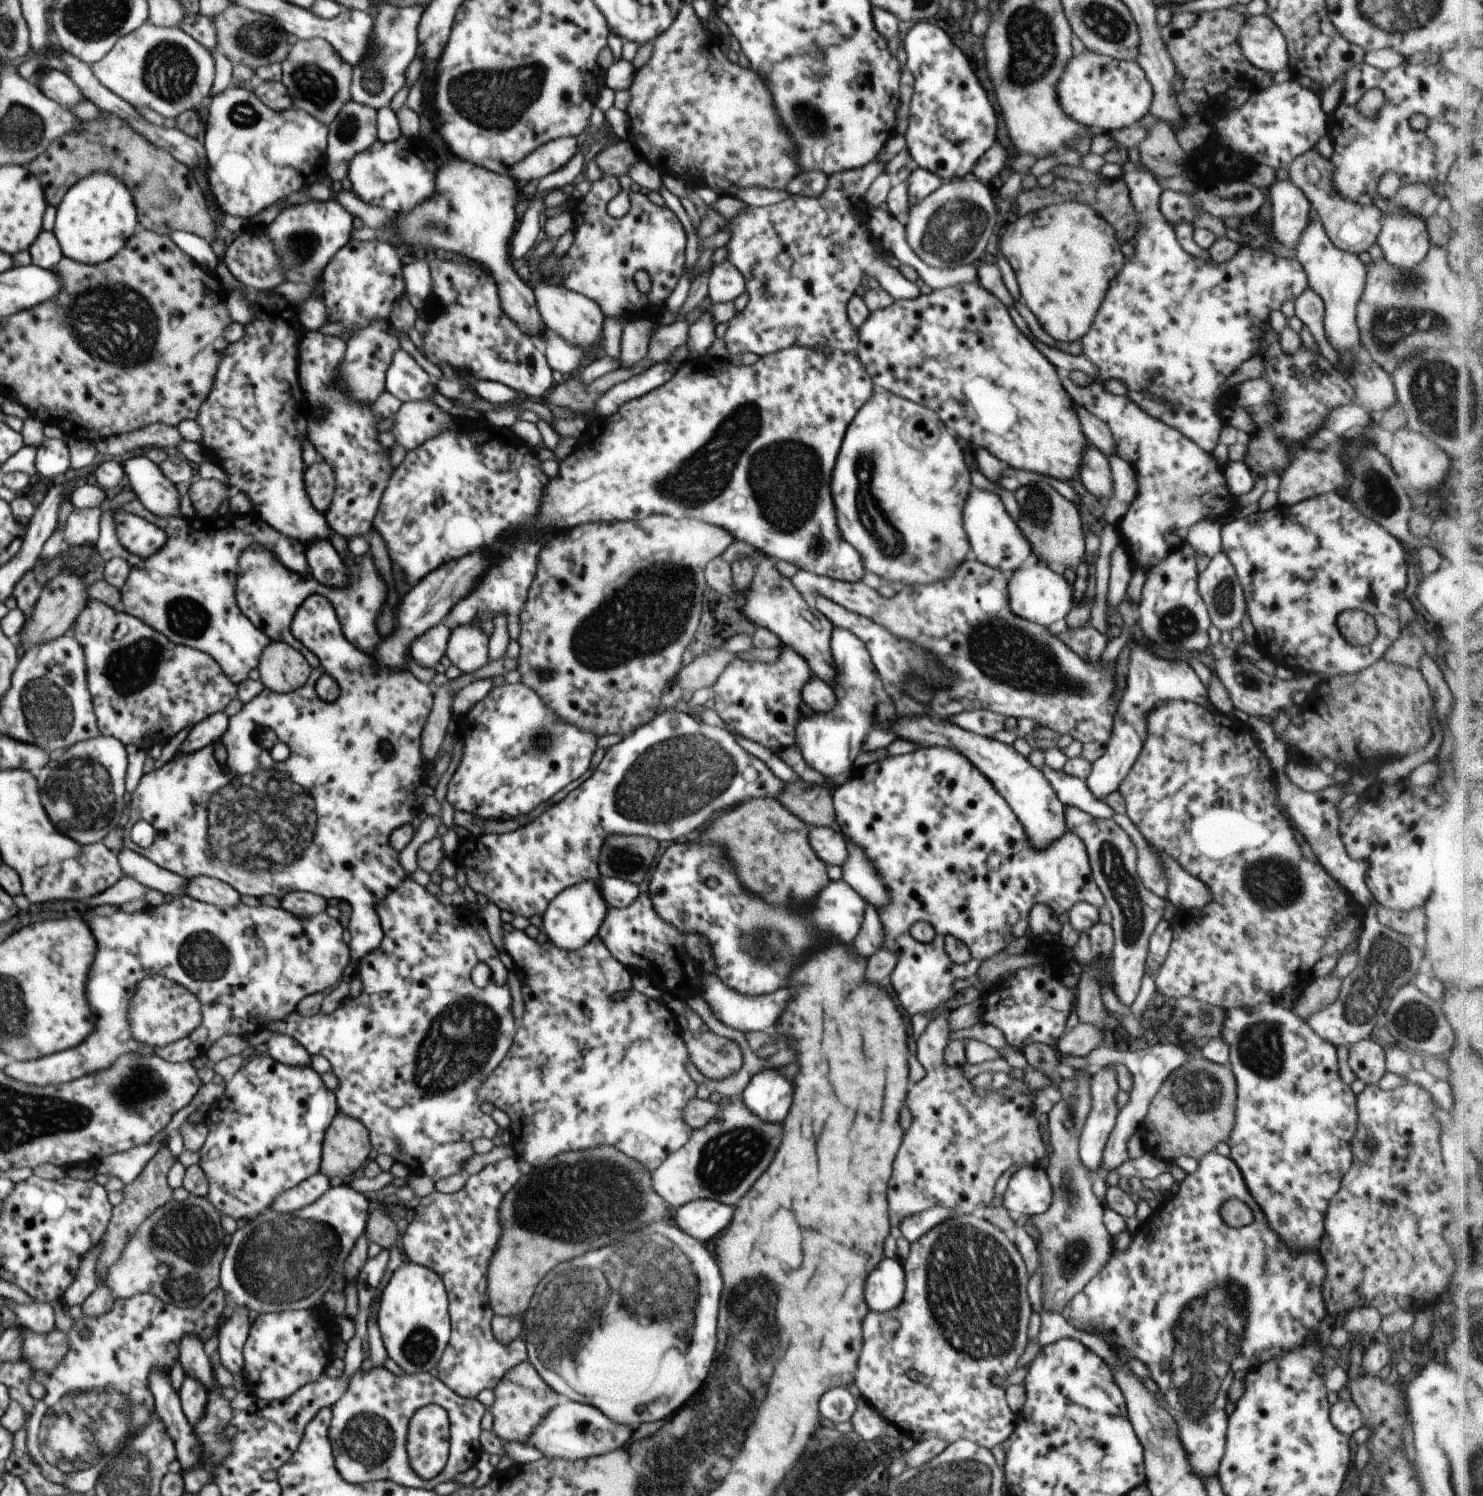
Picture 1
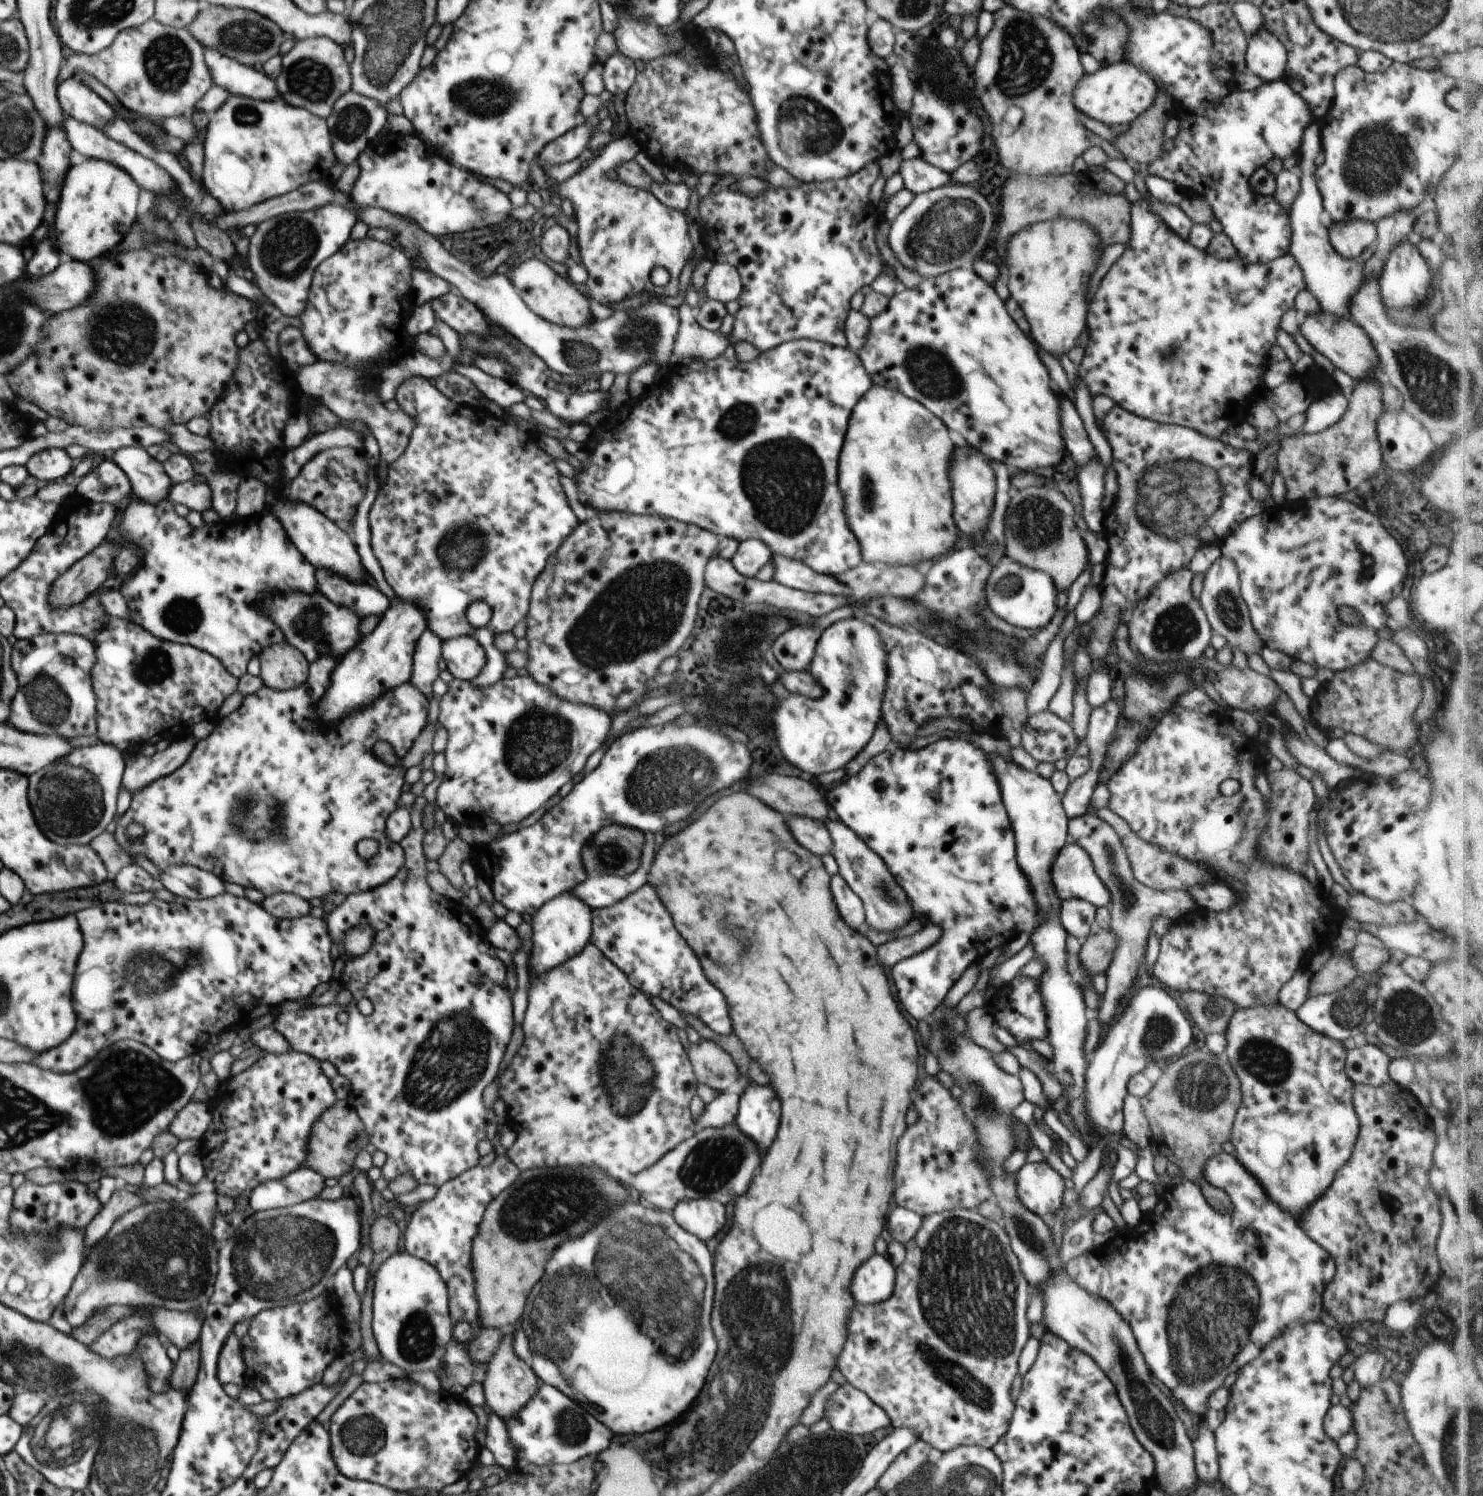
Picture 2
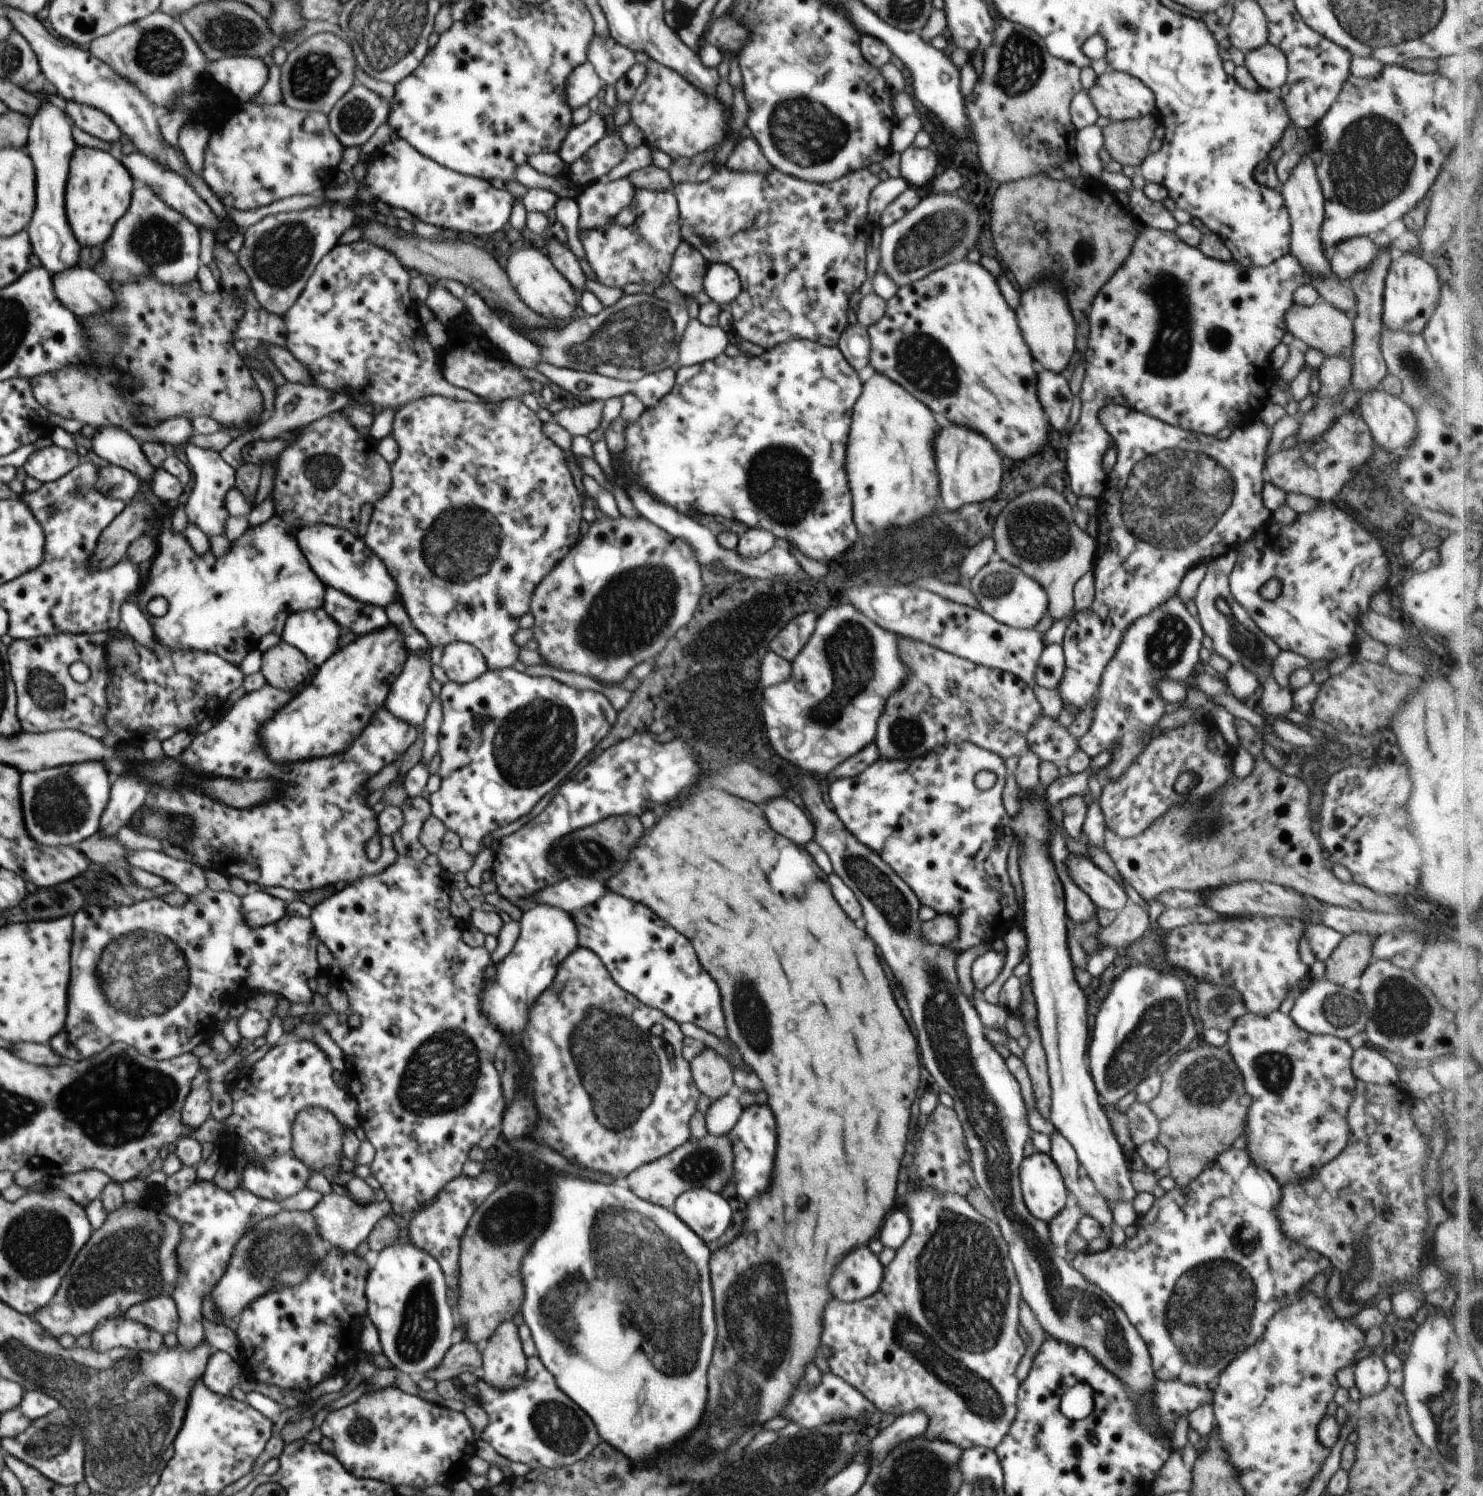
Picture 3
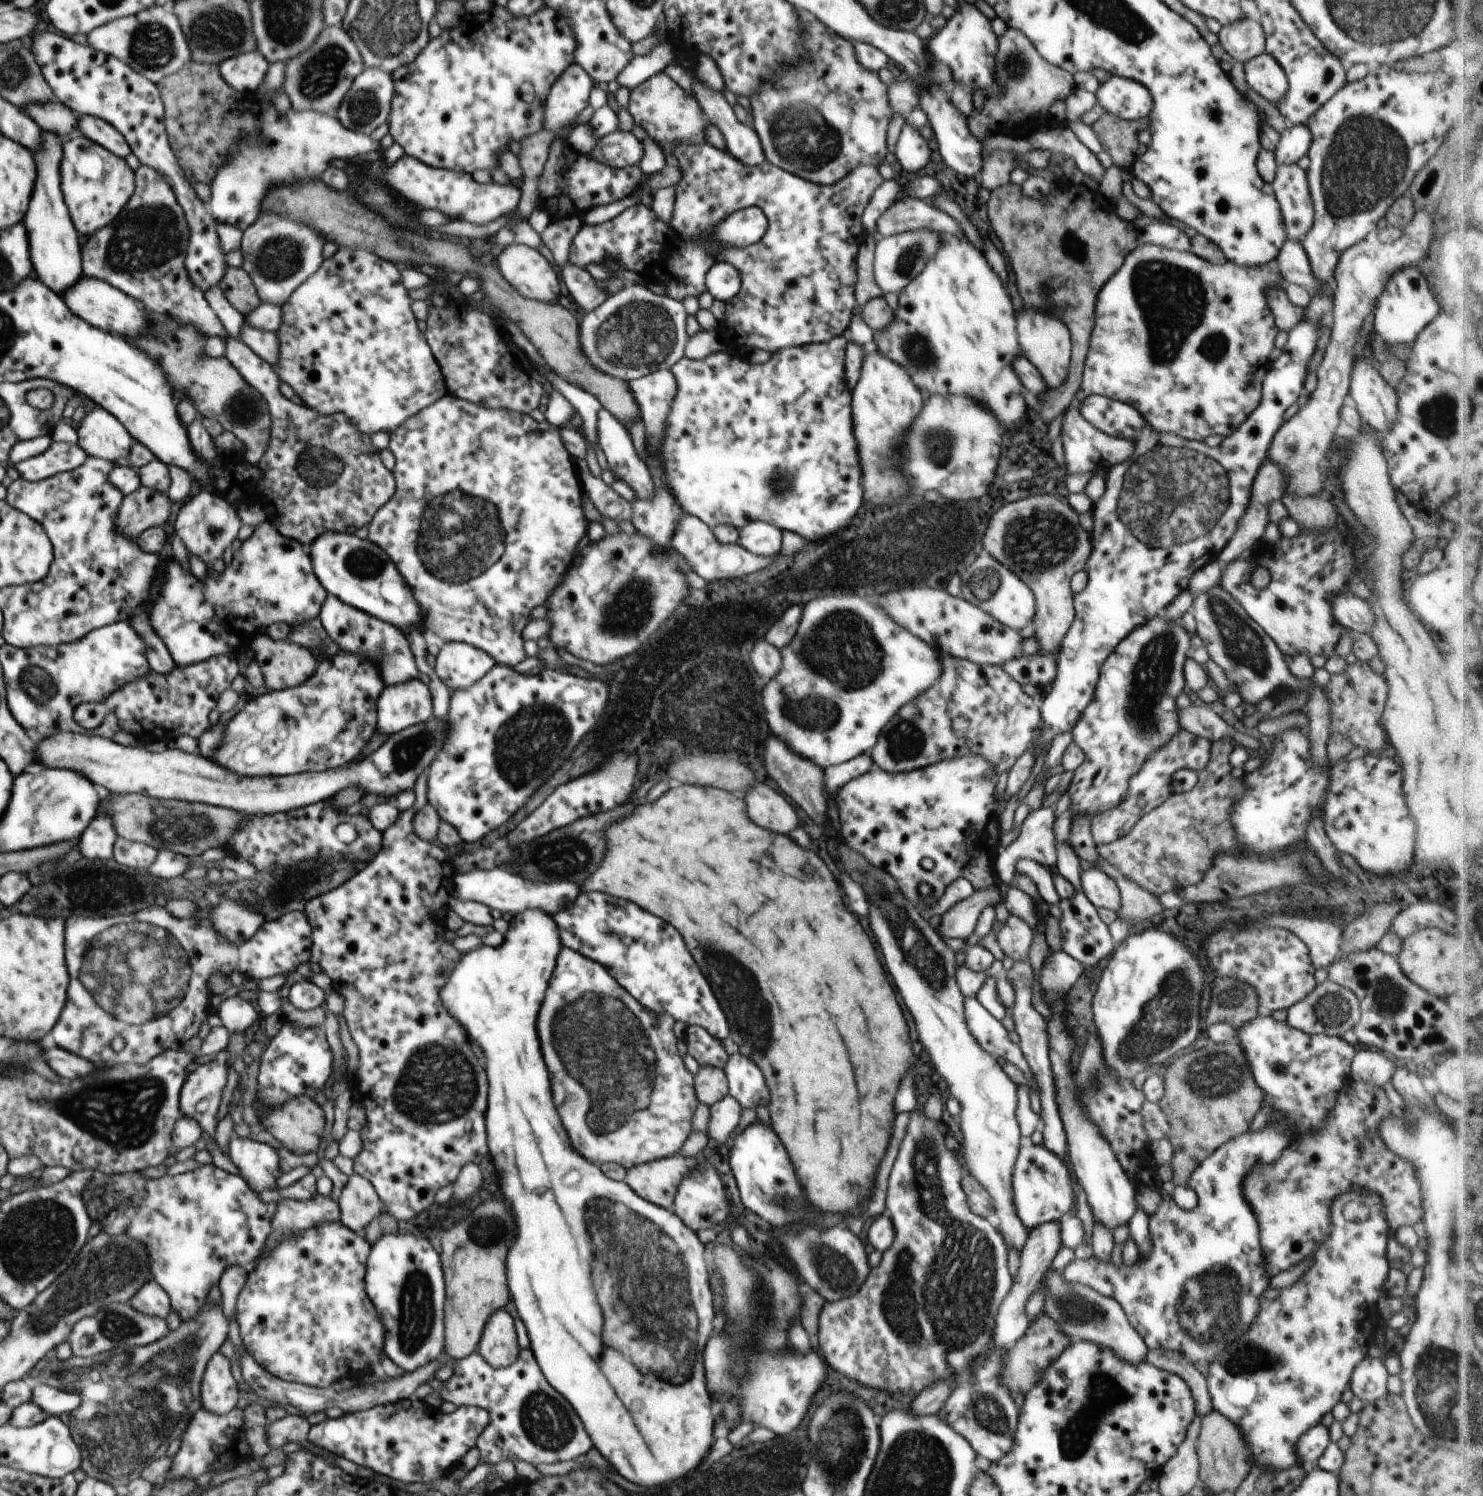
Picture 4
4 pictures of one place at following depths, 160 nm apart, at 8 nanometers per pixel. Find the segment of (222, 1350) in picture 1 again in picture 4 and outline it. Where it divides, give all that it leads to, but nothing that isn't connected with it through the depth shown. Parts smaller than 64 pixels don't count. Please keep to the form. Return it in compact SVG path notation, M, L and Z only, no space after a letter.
M218 1351L208 1362L201 1382L201 1404L214 1414L230 1412L238 1402L235 1364Z

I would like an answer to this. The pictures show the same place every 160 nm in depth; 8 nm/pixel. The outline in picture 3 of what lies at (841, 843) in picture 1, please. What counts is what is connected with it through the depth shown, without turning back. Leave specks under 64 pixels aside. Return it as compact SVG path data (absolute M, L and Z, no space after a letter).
M784 796L777 798L778 800L772 800L764 810L770 826L778 834L790 838L796 844L802 844L802 846L808 844L815 835L815 826L812 820L809 820L804 810L800 809L793 801Z

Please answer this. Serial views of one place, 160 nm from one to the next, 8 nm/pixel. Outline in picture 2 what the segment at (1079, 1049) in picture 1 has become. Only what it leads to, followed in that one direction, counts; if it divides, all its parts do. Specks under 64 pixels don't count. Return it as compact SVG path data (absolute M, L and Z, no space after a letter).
M1086 812L1082 816L1069 819L1067 833L1090 855L1094 870L1102 882L1105 882L1111 894L1110 930L1117 936L1117 945L1105 972L1107 989L1103 994L1102 1006L1097 1016L1101 1024L1110 1025L1119 1016L1121 1002L1136 984L1138 969L1146 954L1147 938L1150 936L1150 929L1153 928L1153 920L1159 916L1168 917L1172 922L1186 919L1194 913L1195 902L1186 891L1176 889L1159 891L1143 885L1134 876L1120 836L1111 824L1104 822L1095 813Z

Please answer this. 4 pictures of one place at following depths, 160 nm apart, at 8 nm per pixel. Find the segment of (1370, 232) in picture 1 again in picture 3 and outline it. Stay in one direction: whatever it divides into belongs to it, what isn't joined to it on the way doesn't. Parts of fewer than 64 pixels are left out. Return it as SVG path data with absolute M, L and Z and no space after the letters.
M1364 235L1339 242L1329 254L1334 276L1340 280L1350 279L1365 269L1380 249L1383 248L1374 243L1372 236Z

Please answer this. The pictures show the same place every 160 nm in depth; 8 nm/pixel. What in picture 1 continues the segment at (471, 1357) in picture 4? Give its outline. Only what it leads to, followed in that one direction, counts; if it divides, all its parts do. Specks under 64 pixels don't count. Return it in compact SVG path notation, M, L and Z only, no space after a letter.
M563 1398L560 1402L541 1419L530 1435L528 1444L538 1448L545 1454L545 1458L566 1459L576 1461L594 1454L604 1454L610 1450L616 1450L628 1442L632 1436L632 1428L626 1424L618 1424L610 1418L606 1418L598 1408L580 1404Z

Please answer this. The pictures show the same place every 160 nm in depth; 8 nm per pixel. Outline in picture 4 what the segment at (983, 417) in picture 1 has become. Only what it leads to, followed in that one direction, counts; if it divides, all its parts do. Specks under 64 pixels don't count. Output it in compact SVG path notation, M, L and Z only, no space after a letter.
M941 236L941 245L923 271L898 296L898 308L893 310L894 320L881 330L882 336L874 340L875 350L904 368L924 398L931 395L967 395L982 402L986 410L990 408L990 412L1006 428L1026 424L1029 406L1022 396L1022 381L1013 369L1014 359L1022 354L1017 339L1016 312L1008 289L990 268L985 255L966 236L964 239Z

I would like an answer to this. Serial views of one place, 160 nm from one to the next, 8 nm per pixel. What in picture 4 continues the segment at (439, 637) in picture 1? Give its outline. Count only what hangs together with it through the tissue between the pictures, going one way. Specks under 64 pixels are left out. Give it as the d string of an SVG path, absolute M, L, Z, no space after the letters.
M419 678L386 685L377 700L376 712L377 728L387 735L425 723L434 718L430 689Z

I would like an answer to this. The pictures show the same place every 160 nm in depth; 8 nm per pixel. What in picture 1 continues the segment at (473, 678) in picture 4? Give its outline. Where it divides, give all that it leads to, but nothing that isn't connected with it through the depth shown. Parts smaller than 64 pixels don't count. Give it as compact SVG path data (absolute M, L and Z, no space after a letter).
M480 624L458 625L455 629L450 630L445 655L451 660L451 664L457 666L462 673L473 673L489 661L488 645L489 636L482 631Z

